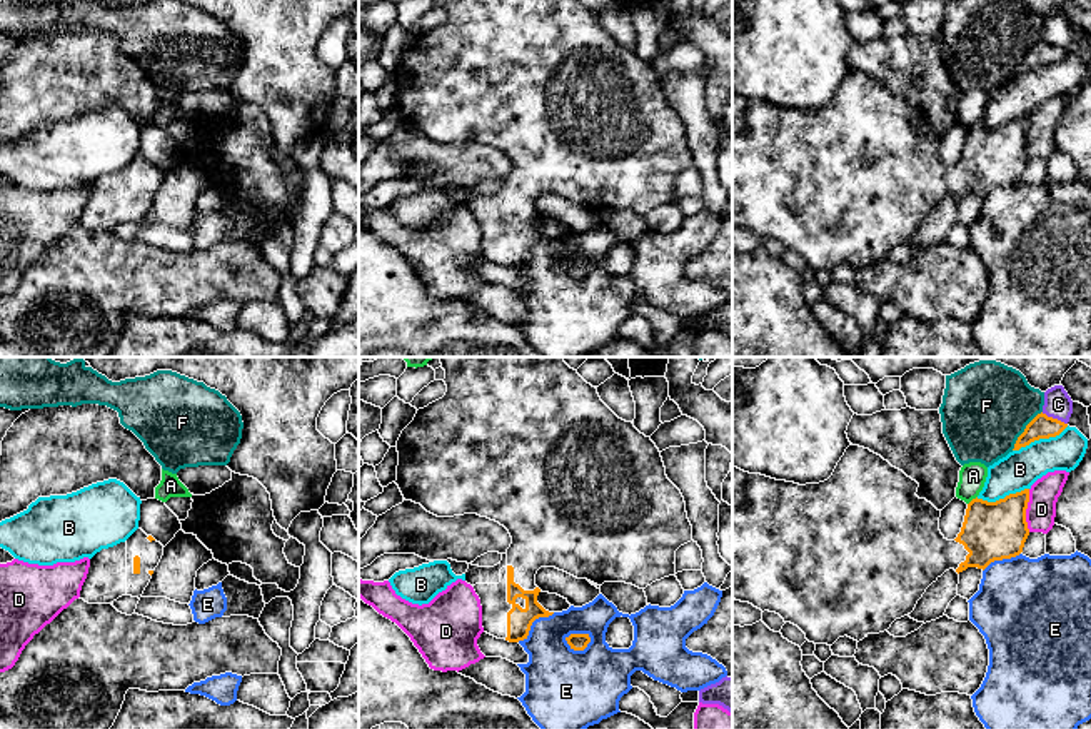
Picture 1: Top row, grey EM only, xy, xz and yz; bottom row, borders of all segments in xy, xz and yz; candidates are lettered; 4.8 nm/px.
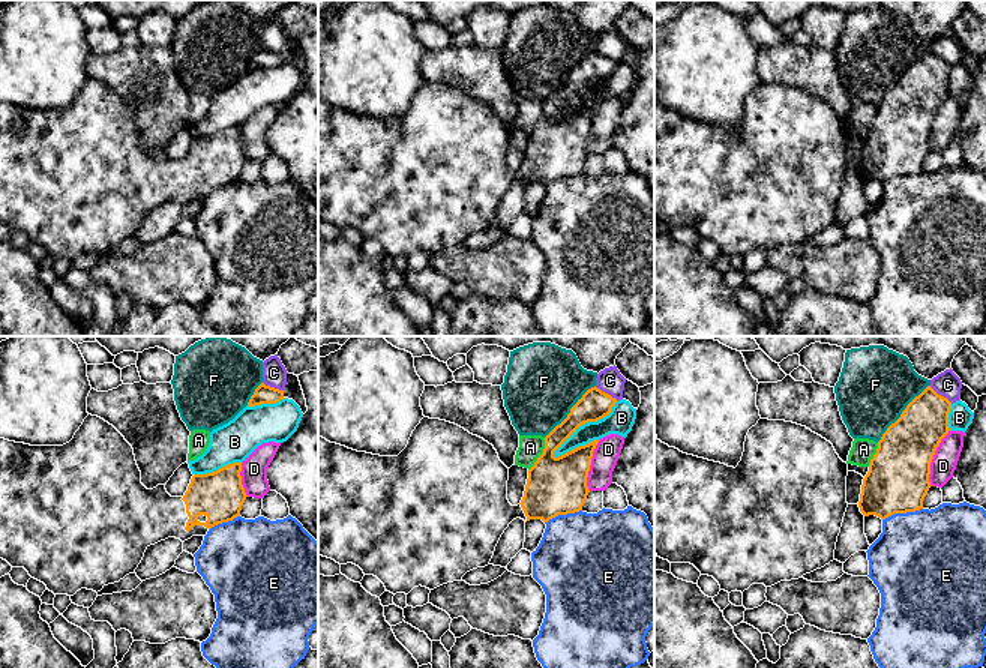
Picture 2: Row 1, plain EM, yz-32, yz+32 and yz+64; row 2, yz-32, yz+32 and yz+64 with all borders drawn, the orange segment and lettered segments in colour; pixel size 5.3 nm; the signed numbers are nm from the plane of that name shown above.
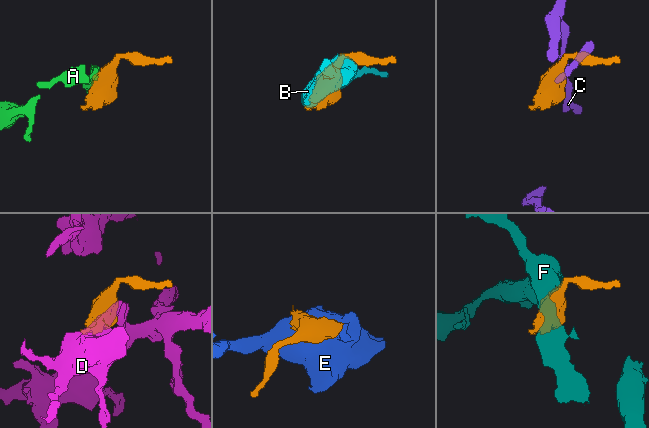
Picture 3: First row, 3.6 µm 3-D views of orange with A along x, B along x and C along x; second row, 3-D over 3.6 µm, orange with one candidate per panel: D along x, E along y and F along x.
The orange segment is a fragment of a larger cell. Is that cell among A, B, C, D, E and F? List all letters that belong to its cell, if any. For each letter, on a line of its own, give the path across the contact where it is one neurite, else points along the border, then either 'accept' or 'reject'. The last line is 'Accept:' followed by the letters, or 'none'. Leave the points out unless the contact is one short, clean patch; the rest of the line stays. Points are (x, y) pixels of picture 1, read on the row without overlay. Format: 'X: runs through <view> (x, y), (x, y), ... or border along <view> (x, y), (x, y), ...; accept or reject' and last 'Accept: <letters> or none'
A: border along yz (976, 122), (968, 130); reject
B: reject
C: reject
D: reject
E: reject
F: reject
Accept: none

